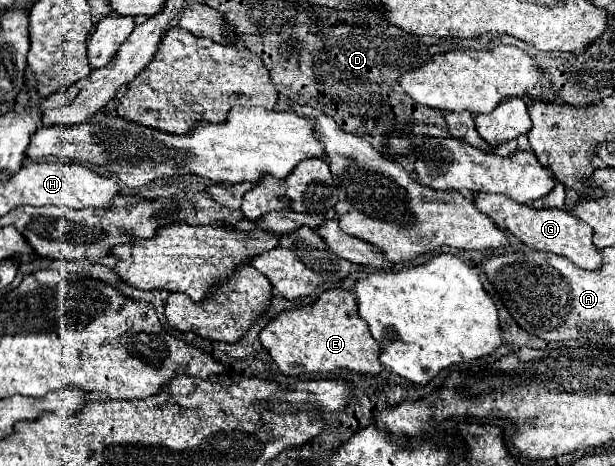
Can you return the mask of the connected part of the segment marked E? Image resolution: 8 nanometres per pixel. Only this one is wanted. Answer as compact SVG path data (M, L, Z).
M327 289L313 303L281 311L263 327L259 339L283 375L295 377L335 369L377 375L383 369L379 363L379 345L373 341L367 323L357 315L357 301L347 289Z

